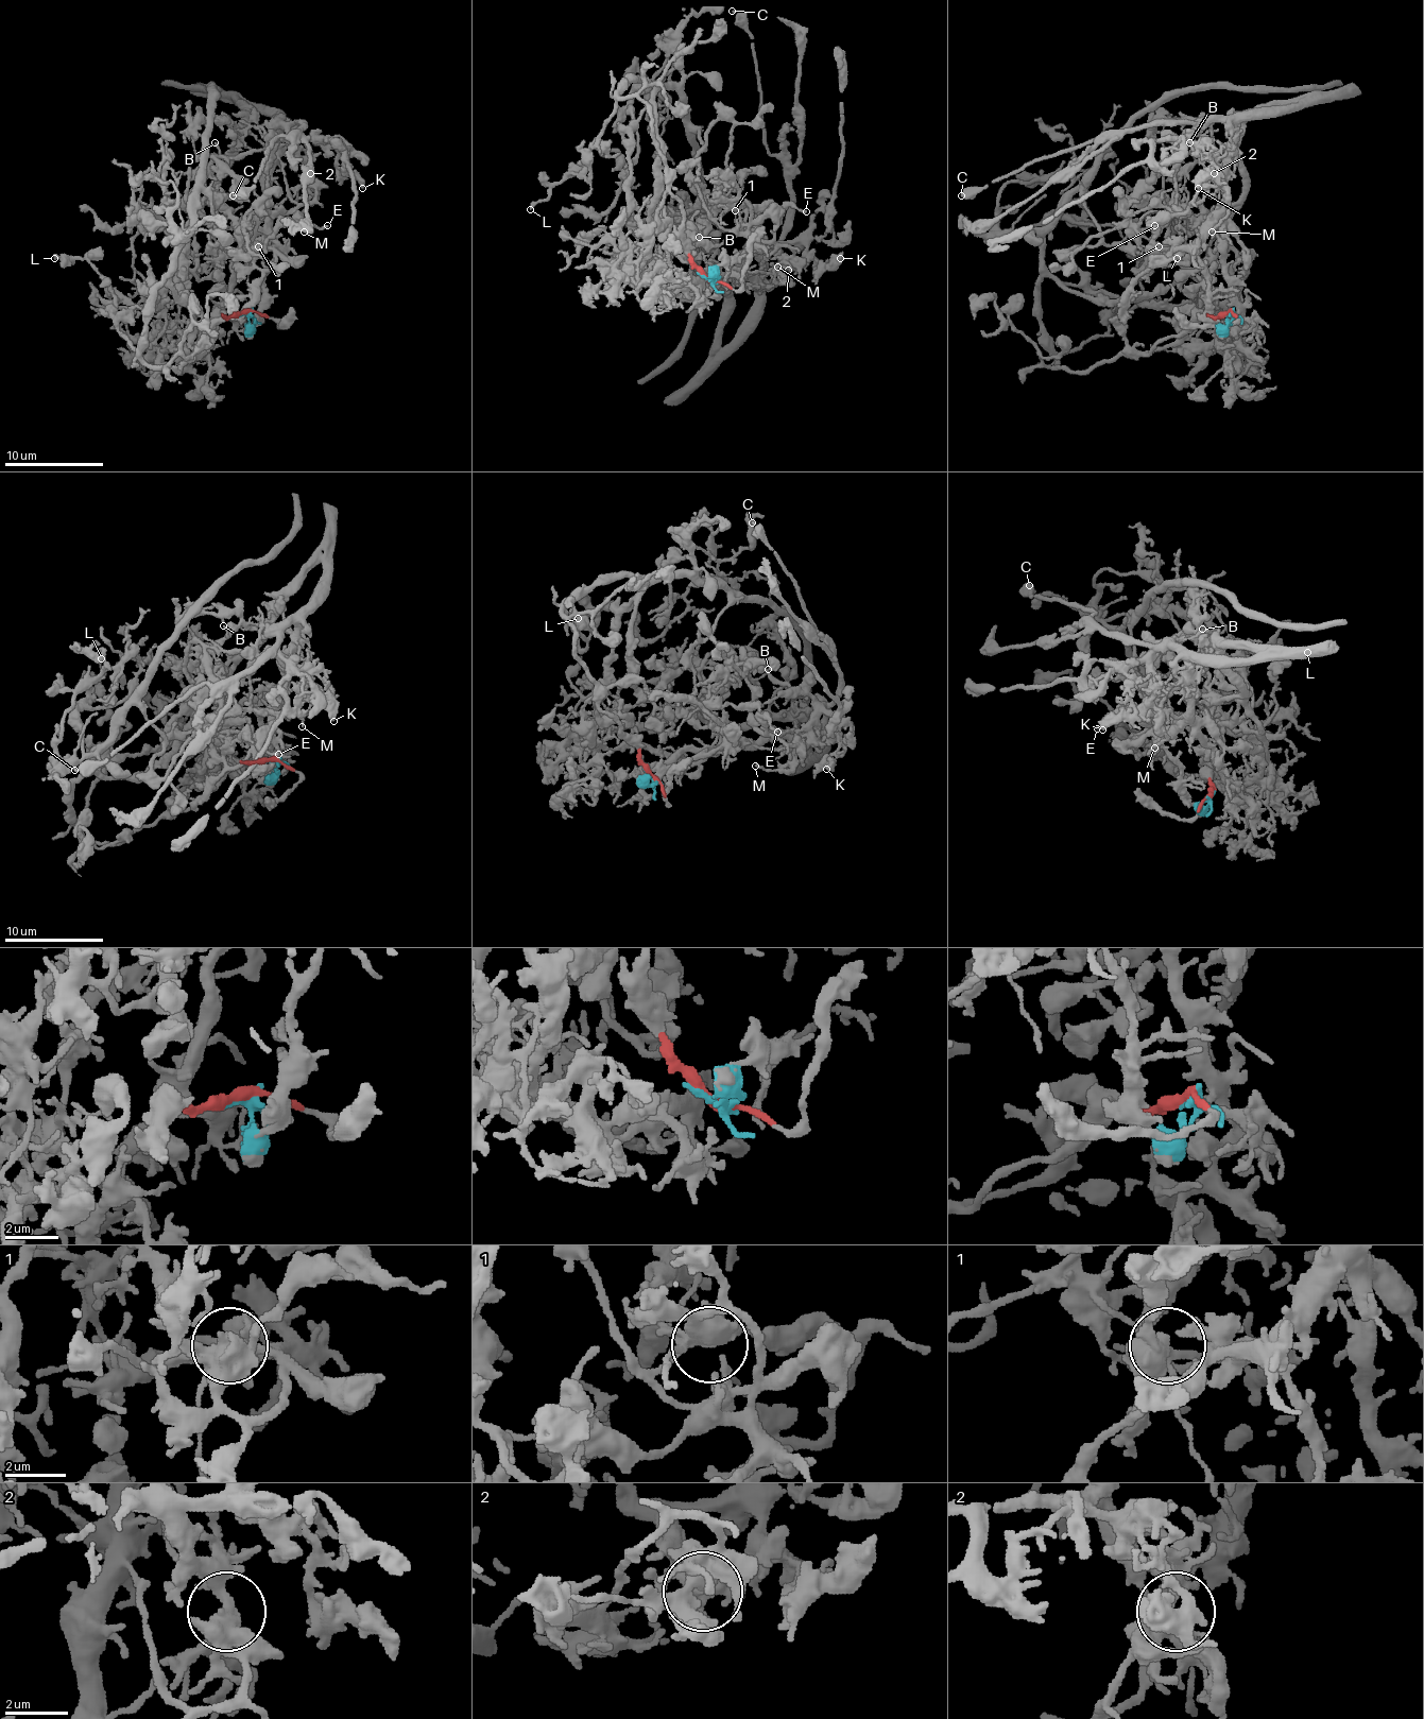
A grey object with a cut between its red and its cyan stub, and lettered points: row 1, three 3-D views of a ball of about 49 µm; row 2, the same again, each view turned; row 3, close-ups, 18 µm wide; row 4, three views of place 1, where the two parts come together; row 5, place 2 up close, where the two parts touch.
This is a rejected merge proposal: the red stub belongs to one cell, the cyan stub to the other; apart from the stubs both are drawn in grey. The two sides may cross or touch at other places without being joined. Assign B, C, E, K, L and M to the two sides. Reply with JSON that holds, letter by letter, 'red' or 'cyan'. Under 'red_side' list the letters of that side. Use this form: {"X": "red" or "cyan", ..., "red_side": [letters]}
{"B": "cyan", "C": "cyan", "E": "red", "K": "cyan", "L": "red", "M": "cyan", "red_side": ["E", "L"]}

